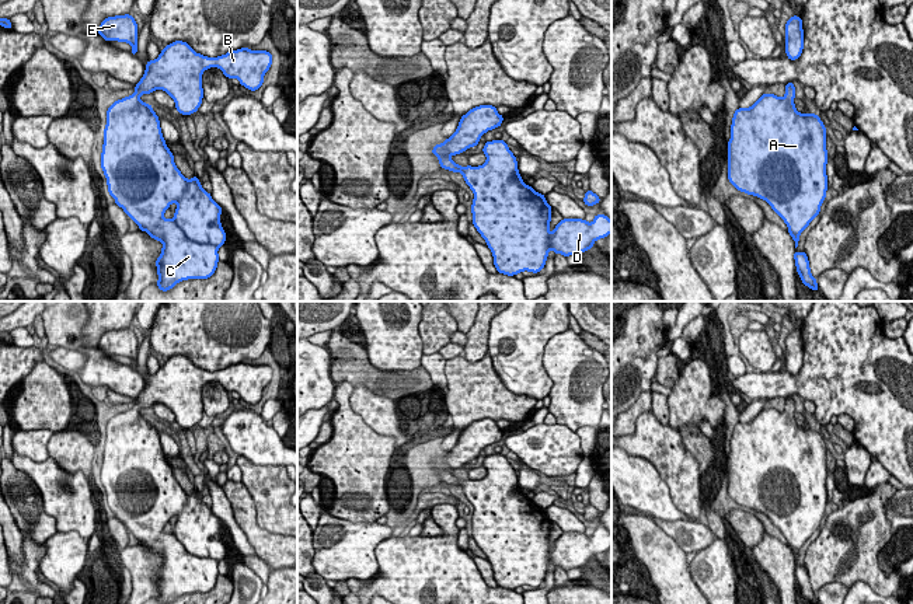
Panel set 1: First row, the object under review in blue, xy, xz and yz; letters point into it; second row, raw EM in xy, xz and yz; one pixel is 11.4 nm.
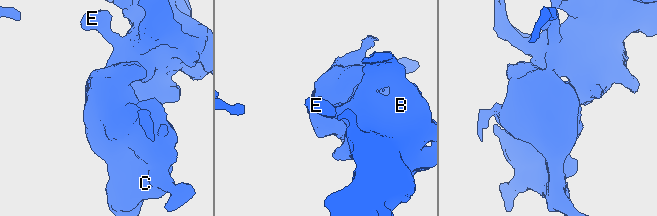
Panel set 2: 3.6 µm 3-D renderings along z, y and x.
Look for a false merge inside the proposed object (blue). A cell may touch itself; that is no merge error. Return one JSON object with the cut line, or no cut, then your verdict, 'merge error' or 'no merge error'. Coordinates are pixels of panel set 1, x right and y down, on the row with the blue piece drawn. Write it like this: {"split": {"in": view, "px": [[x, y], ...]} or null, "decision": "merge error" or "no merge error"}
{"split": null, "decision": "no merge error"}

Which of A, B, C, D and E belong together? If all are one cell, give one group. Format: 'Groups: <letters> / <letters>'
Groups: A B C D E

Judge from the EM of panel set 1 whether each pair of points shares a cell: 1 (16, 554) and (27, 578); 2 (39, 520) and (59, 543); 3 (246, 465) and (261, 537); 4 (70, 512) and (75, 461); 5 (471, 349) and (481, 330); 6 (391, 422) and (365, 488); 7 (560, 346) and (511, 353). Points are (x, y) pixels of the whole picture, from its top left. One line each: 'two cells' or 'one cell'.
1: two cells
2: two cells
3: two cells
4: two cells
5: one cell
6: two cells
7: two cells

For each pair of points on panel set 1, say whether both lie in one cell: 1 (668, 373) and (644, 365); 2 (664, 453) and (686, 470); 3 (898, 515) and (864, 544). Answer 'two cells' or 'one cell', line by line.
1: two cells
2: one cell
3: two cells

